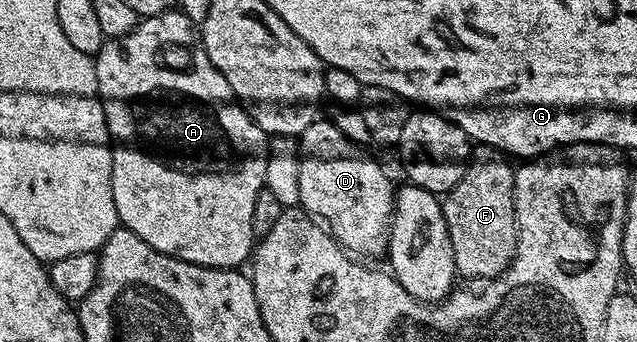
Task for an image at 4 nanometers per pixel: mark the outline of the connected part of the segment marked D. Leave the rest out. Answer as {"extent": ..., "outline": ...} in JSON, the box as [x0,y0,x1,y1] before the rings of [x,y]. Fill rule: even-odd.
{"extent":[298,119,396,259],"outline":[[[323,119],[314,120],[300,135],[300,156],[298,158],[298,162],[300,163],[300,199],[298,200],[298,205],[301,206],[305,212],[309,213],[311,217],[324,223],[330,236],[333,237],[347,253],[357,255],[362,259],[370,259],[366,257],[378,257],[381,253],[383,256],[390,247],[390,221],[394,217],[394,194],[396,192],[396,185],[390,182],[390,177],[382,170],[381,163],[373,161],[373,159],[366,154],[366,151],[359,148],[354,142],[349,141],[348,138],[337,129],[333,120],[322,120]]]}

